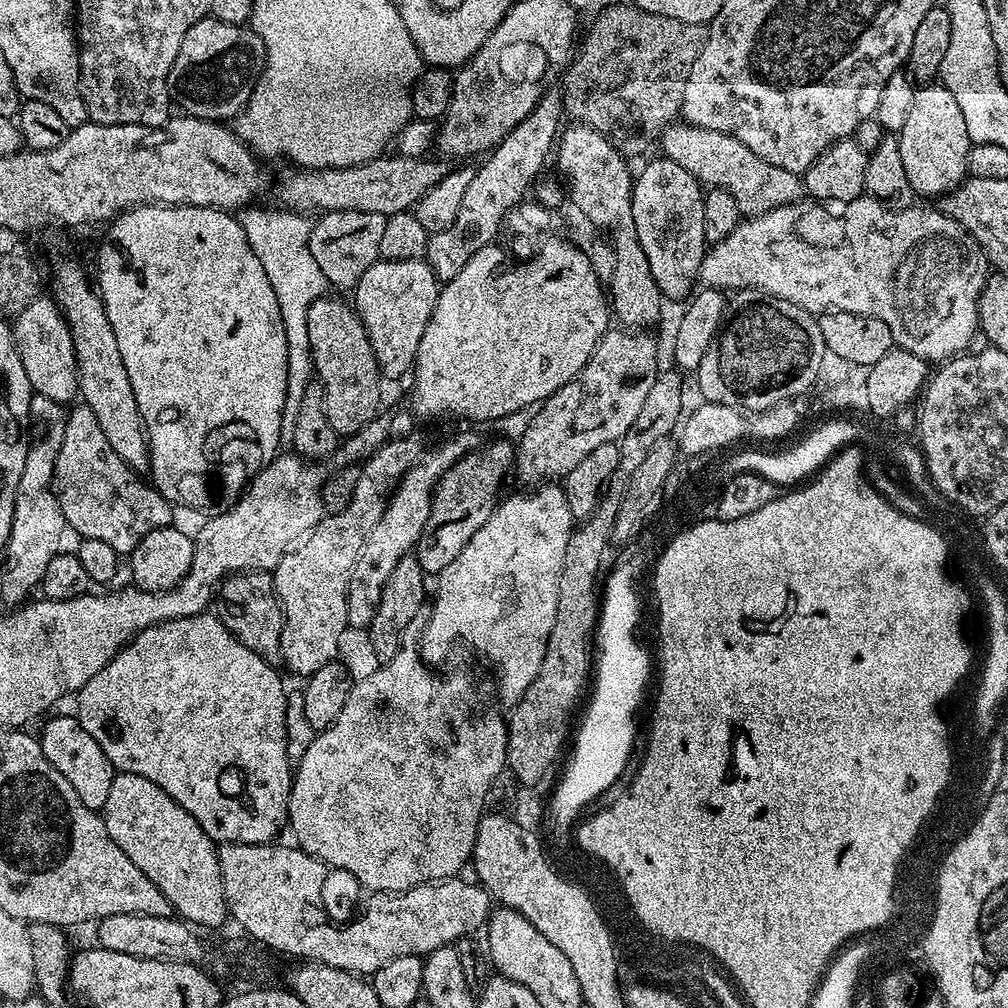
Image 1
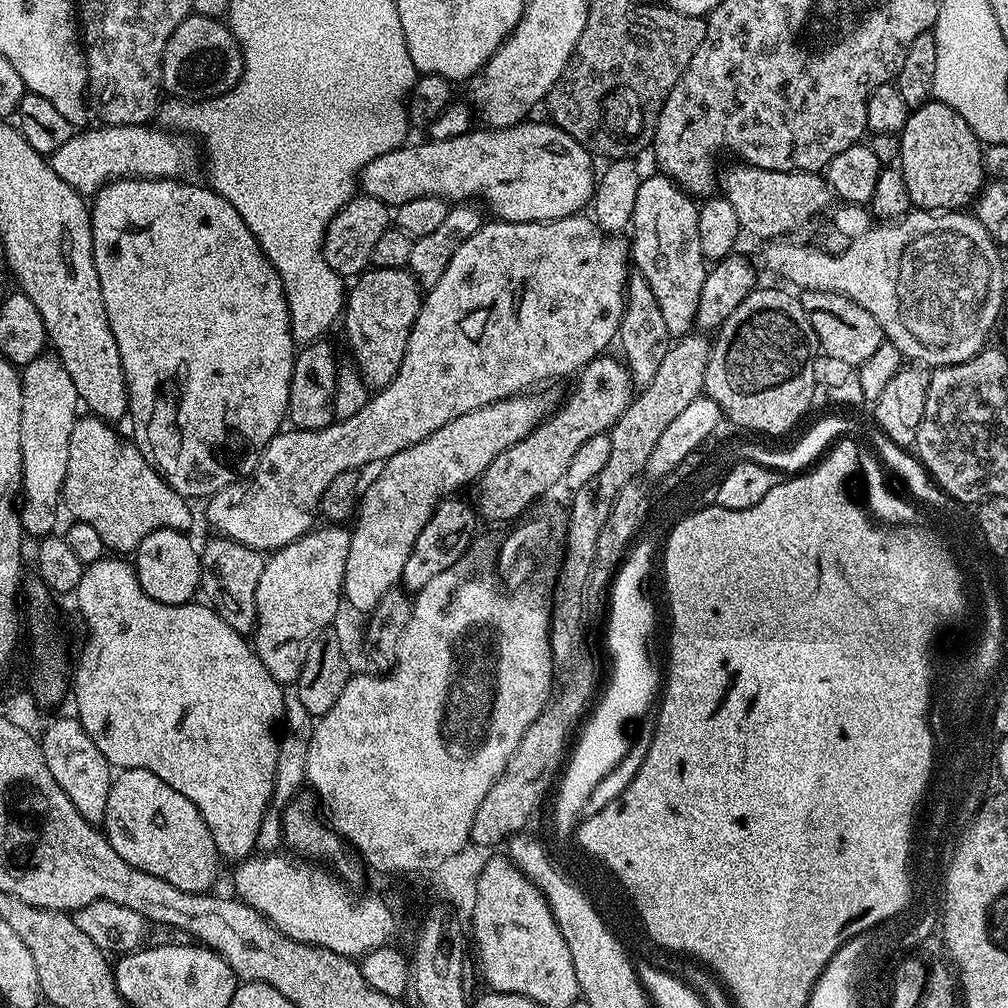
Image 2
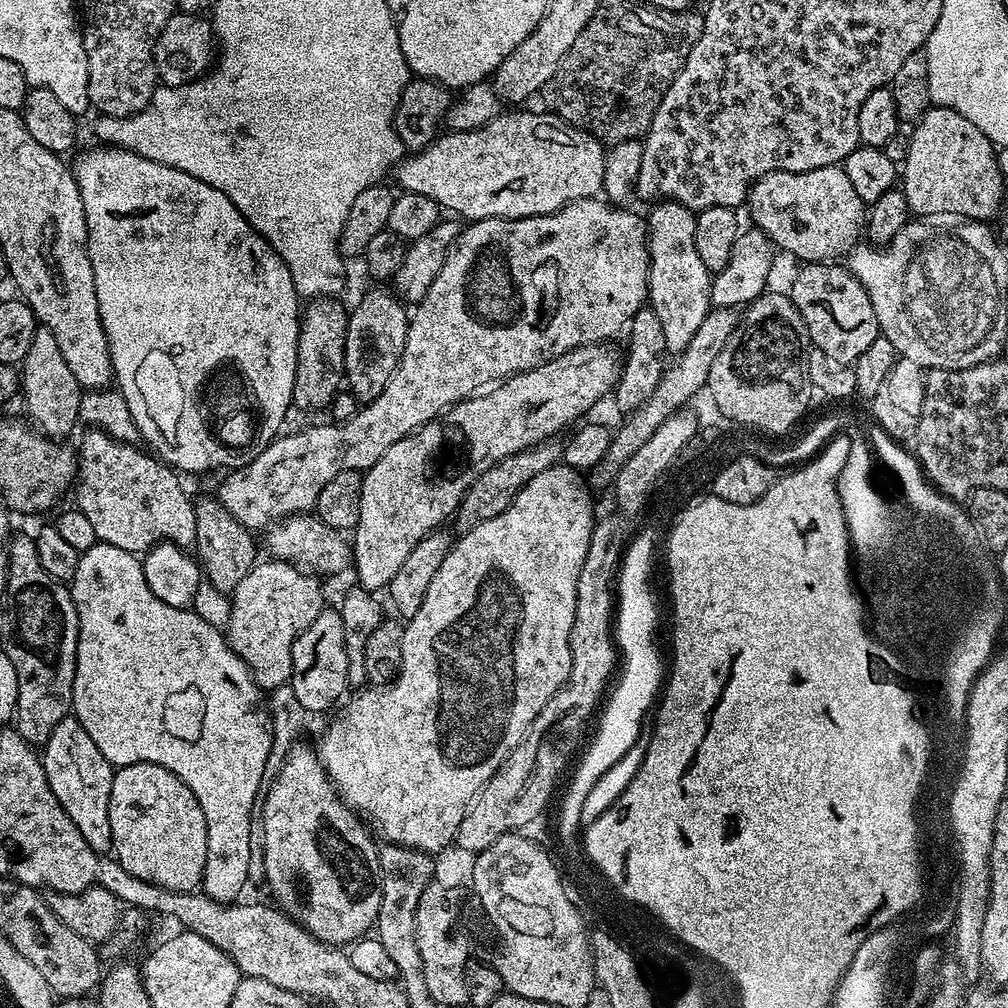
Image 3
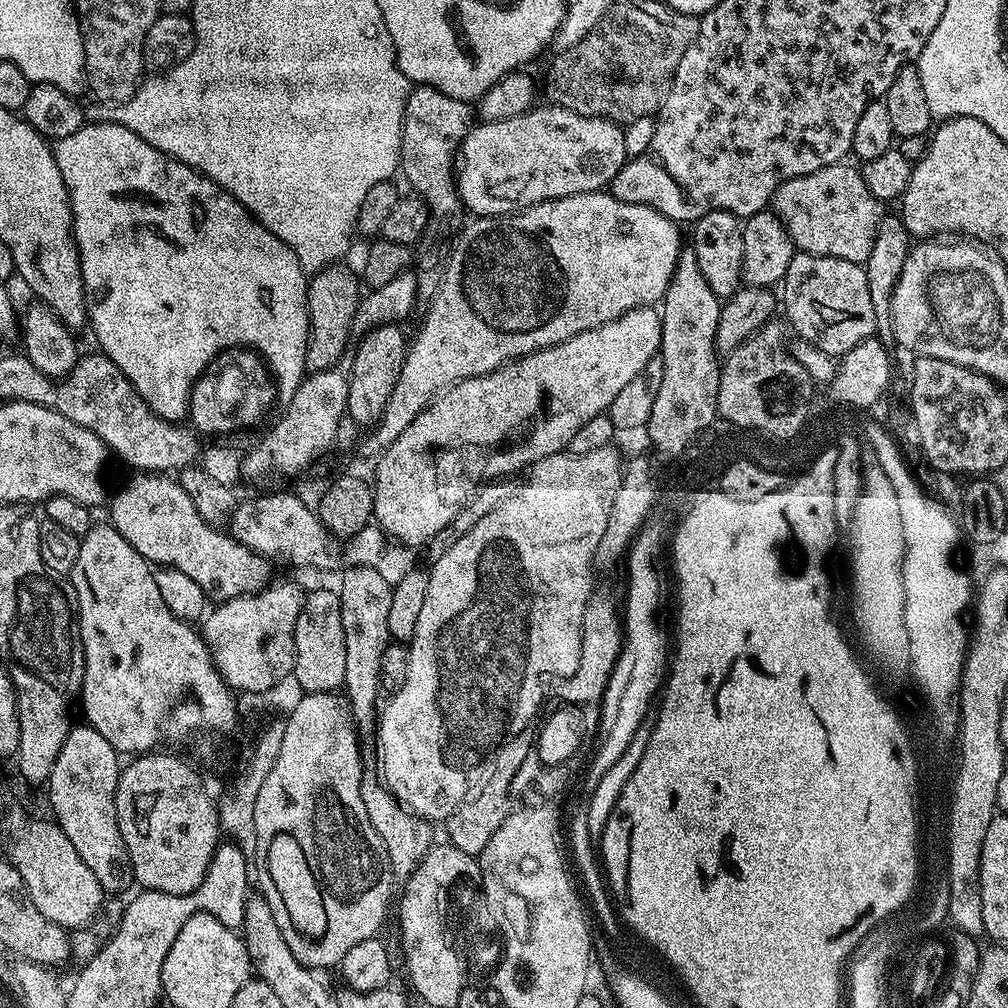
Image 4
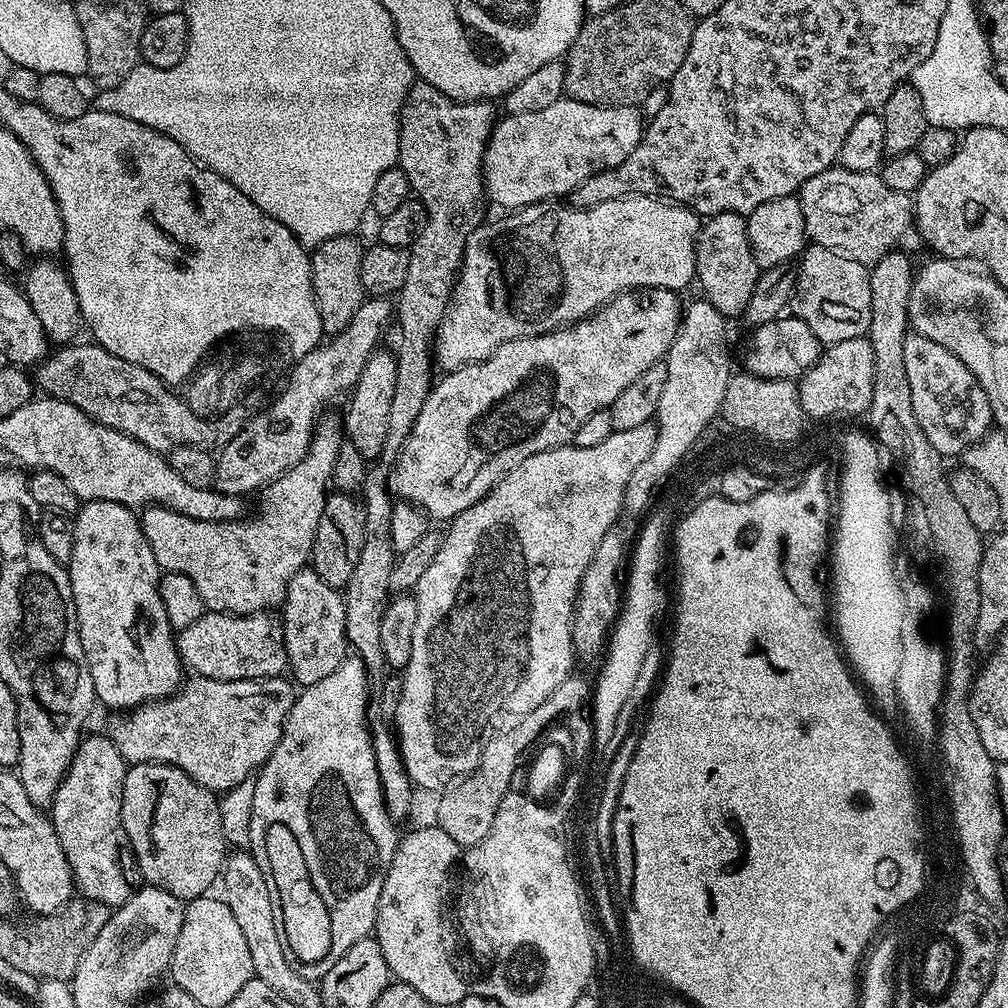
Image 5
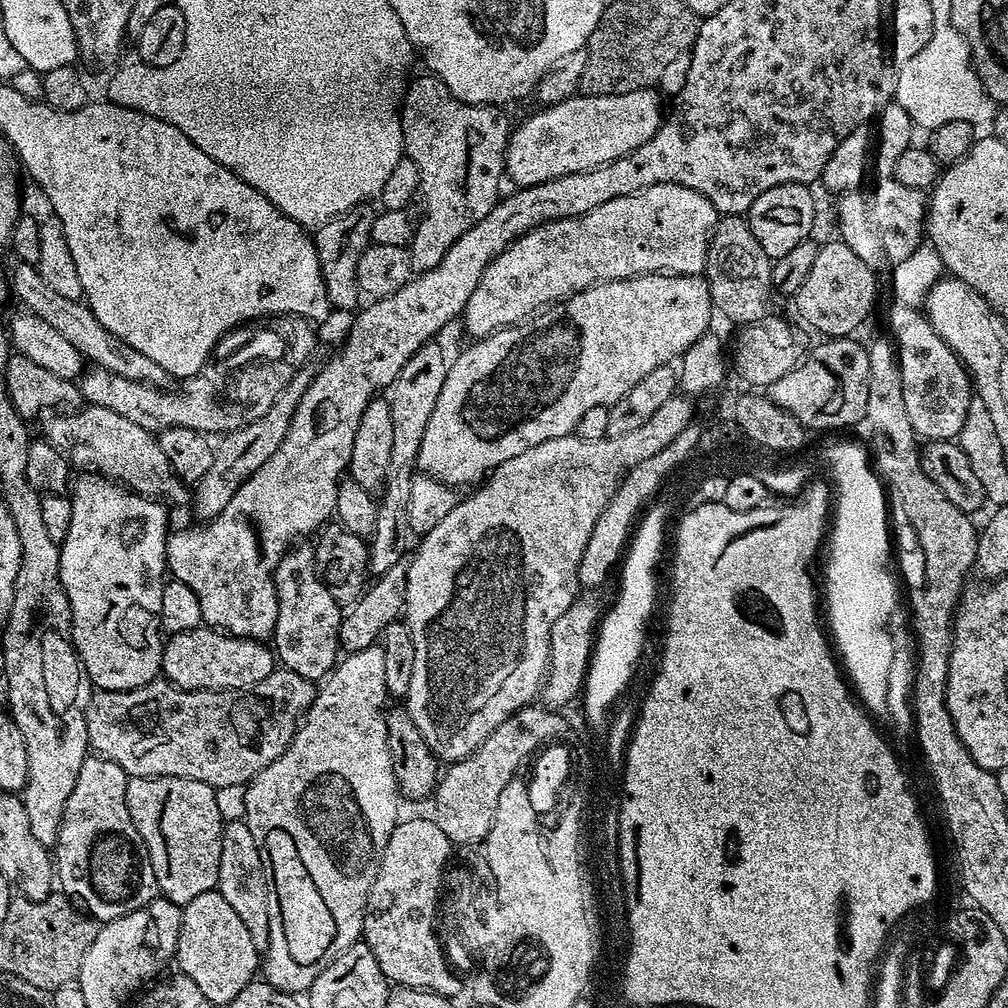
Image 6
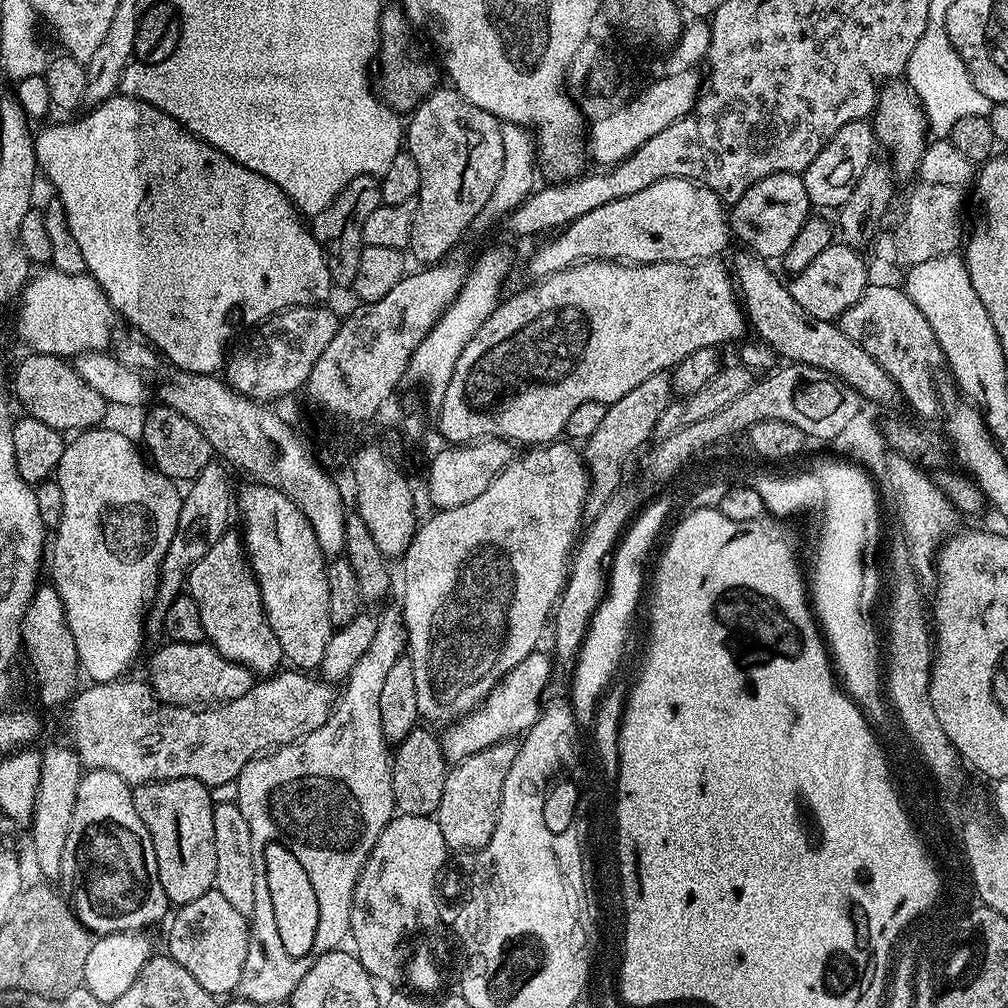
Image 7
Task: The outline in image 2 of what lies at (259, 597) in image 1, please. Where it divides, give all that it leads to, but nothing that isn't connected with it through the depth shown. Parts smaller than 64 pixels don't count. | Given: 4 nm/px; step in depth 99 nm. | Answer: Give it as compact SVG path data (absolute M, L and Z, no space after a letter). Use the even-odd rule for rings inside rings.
M213 535L213 540L208 540L199 549L200 554L200 592L203 599L211 608L224 619L232 629L241 634L248 634L256 626L256 591L258 590L258 578L262 578L265 553L257 552L255 548L246 546L242 542L232 540L228 536Z

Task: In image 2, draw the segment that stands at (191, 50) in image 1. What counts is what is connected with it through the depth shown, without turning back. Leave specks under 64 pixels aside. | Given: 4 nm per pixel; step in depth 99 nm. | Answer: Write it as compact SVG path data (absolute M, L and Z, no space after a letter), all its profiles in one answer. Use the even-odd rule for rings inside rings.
M189 14L166 42L160 78L165 93L176 98L192 98L208 90L203 88L210 87L215 80L217 89L227 89L245 70L244 53L227 23L214 16Z

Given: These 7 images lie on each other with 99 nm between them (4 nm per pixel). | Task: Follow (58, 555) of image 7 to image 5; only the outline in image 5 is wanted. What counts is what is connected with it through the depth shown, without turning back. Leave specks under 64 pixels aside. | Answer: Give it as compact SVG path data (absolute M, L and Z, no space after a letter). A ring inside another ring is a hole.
M86 500L74 513L74 554L67 562L68 577L78 618L78 630L84 657L94 682L96 699L108 708L131 710L150 700L163 700L181 687L182 665L176 649L174 629L166 618L160 597L162 569L146 542L140 517L118 502Z

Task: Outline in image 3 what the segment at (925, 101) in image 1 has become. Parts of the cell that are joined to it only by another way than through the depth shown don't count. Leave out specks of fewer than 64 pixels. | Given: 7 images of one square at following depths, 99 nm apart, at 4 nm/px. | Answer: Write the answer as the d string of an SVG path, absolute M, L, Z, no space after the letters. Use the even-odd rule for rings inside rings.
M933 106L915 121L909 135L909 153L902 165L902 191L906 194L908 211L916 218L963 218L968 222L988 222L999 213L1006 181L998 168L996 145L962 114L949 108Z

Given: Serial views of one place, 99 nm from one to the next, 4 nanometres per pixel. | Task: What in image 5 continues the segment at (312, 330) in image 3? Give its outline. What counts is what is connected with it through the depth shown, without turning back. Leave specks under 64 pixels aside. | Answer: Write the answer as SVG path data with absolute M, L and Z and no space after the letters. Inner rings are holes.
M352 234L330 238L326 242L317 244L310 252L312 285L318 302L318 315L322 318L322 330L328 338L337 336L339 332L346 330L350 318L354 318L354 310L358 310L358 306L366 299L360 277L365 245L359 244L356 238Z

